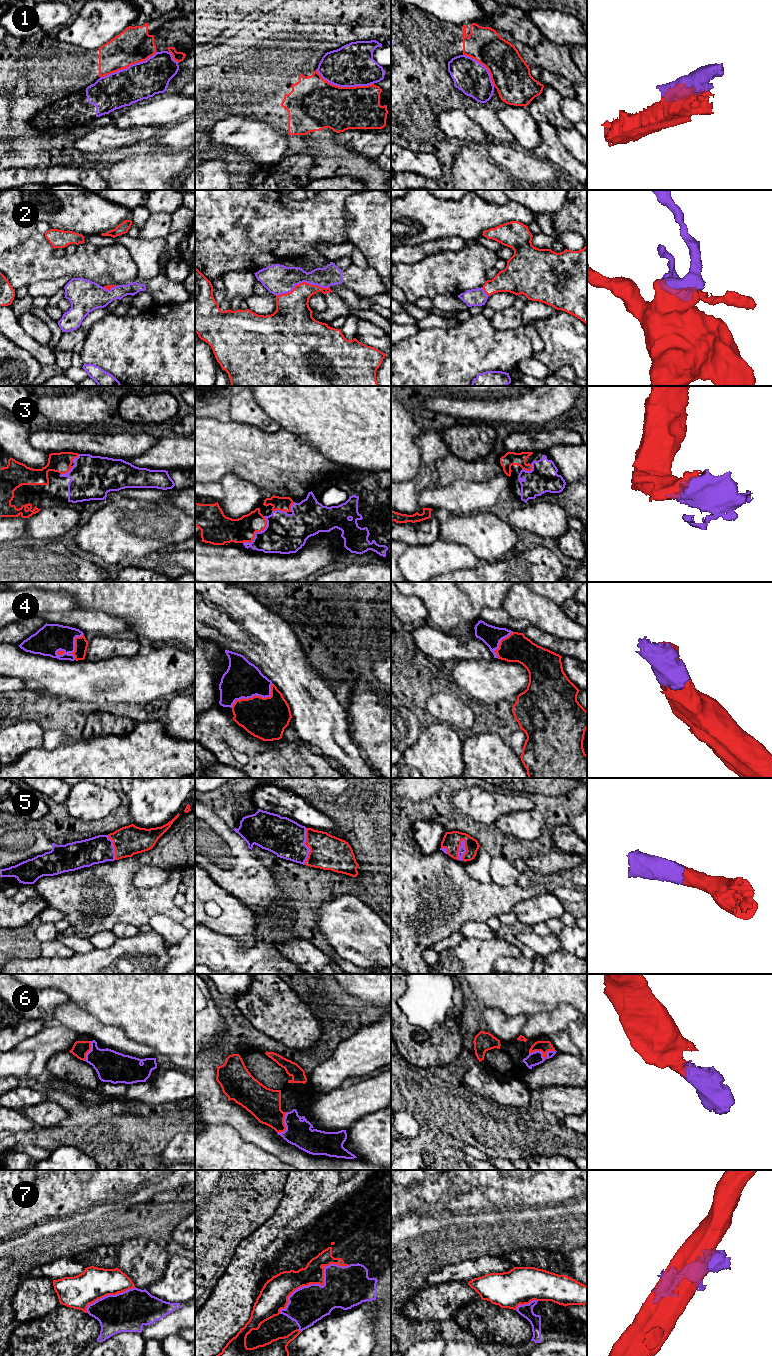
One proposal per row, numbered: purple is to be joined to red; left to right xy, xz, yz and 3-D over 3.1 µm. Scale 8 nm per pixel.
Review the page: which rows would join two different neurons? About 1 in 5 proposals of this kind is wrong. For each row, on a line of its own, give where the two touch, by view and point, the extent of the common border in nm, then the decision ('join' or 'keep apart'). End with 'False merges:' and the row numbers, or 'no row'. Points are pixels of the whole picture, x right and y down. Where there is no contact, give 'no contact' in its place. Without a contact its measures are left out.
1: contact xz (344, 87); length 480 nm; keep apart
2: contact xz (303, 282); length 440 nm; join
3: contact xz (257, 531); length 280 nm; keep apart
4: contact xz (256, 695); length 380 nm; join
5: contact yz (466, 850); length 180 nm; join
6: contact yz (543, 1056); length 220 nm; join
7: contact xz (316, 1283); length 700 nm; keep apart
False merges: 1, 3, 7

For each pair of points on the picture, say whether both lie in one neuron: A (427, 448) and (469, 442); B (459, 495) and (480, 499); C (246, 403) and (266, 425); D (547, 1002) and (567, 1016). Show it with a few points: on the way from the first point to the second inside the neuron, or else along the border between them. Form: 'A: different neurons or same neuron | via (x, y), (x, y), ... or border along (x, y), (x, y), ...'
A: different neurons | border along (440, 431), (441, 437), (449, 450)
B: same neuron | via (464, 497), (475, 497)
C: same neuron | via (249, 408), (261, 420)
D: different neurons | border along (576, 1009), (558, 1004), (550, 1011), (533, 1015)

